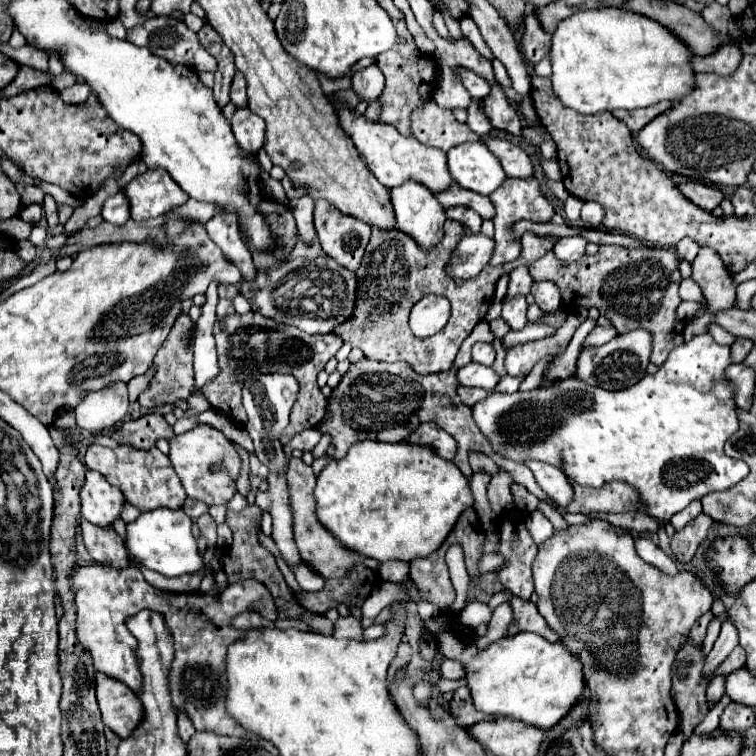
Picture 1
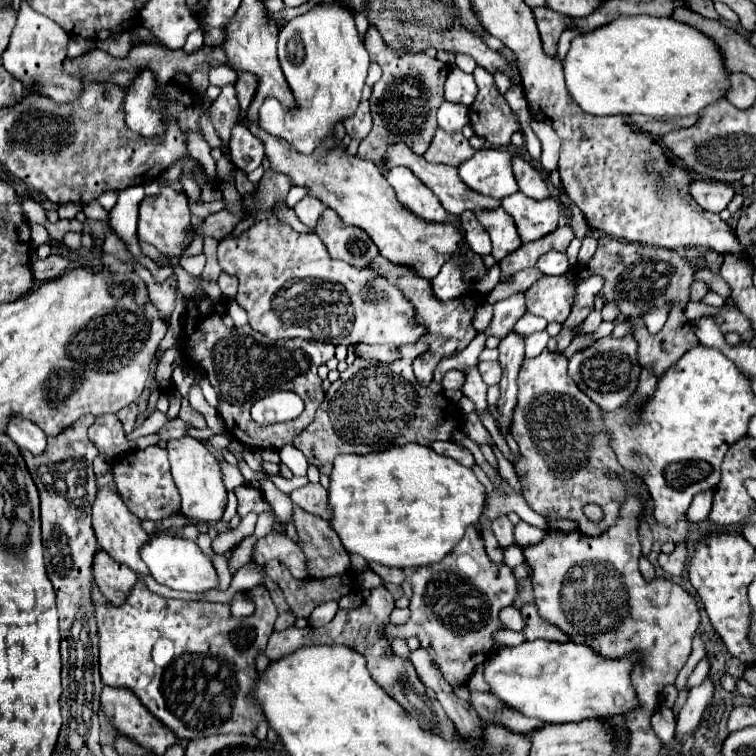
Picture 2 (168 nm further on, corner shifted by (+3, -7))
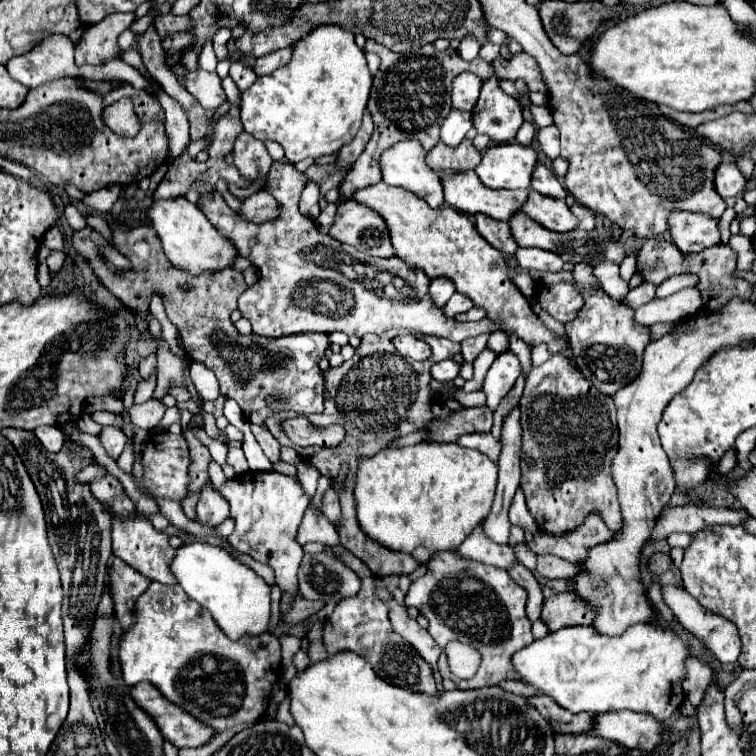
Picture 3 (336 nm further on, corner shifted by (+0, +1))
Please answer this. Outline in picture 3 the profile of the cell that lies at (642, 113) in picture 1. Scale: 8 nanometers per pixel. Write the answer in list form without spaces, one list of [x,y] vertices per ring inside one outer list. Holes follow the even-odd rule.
[[[747,102],[721,104],[721,106],[713,108],[713,110],[705,110],[705,112],[699,112],[699,114],[693,114],[693,112],[679,112],[679,110],[673,110],[673,108],[669,108],[669,106],[659,106],[659,110],[661,110],[663,116],[667,116],[669,120],[681,124],[683,128],[695,128],[695,126],[699,126],[699,124],[703,124],[703,122],[721,118],[721,116],[733,112],[733,110],[739,110],[739,112],[753,112],[751,104],[747,104]]]

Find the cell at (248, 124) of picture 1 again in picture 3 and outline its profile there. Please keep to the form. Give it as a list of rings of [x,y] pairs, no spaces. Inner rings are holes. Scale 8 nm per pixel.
[[[241,132],[235,140],[235,166],[239,168],[241,176],[255,180],[255,178],[265,178],[269,168],[271,168],[271,156],[261,140],[255,140],[251,134]]]

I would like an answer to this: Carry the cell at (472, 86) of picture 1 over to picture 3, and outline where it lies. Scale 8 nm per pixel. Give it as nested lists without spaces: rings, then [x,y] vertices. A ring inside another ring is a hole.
[[[461,72],[453,80],[453,108],[459,110],[473,110],[481,90],[481,78],[477,78],[471,72]]]

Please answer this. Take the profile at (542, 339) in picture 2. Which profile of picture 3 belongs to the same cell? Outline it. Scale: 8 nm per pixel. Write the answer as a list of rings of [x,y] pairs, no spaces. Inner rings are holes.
[[[537,344],[537,346],[531,348],[531,360],[533,360],[533,364],[543,364],[549,356],[551,356],[551,352],[549,352],[547,344]]]

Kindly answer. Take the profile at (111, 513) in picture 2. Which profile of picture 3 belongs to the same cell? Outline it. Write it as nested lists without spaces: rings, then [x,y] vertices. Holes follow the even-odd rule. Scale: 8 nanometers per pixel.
[[[129,514],[129,516],[115,516],[111,520],[111,538],[113,538],[113,554],[119,556],[123,562],[145,574],[149,580],[157,580],[163,584],[177,584],[177,580],[171,576],[167,562],[171,562],[173,548],[169,546],[169,534],[159,532],[153,528],[153,524],[139,514]]]

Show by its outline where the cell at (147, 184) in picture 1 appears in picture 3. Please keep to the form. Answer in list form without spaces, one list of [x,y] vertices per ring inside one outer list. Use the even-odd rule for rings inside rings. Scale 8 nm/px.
[[[183,196],[169,198],[169,200],[153,200],[153,204],[147,210],[147,218],[151,220],[151,228],[157,232],[171,264],[191,274],[227,268],[237,256],[235,248],[231,248],[231,244],[227,244],[227,240],[219,236],[219,232],[213,228],[207,216]]]

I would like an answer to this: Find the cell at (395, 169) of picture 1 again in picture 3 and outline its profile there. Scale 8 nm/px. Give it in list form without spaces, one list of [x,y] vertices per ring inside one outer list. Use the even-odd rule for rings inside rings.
[[[473,170],[441,172],[445,202],[465,214],[485,214],[495,220],[509,220],[527,200],[527,190],[493,190],[485,188]]]

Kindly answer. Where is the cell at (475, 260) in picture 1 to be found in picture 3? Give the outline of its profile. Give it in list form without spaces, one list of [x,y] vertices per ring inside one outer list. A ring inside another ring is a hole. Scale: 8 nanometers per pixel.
[[[435,278],[431,280],[431,286],[429,286],[429,296],[433,300],[435,306],[443,308],[447,304],[447,300],[453,296],[455,292],[455,284],[447,278]]]

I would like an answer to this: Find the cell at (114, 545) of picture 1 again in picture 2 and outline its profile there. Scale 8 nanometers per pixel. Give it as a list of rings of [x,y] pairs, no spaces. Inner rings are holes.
[[[98,550],[98,554],[96,554],[92,570],[94,570],[94,580],[100,588],[100,592],[112,606],[124,604],[124,598],[128,598],[128,592],[138,582],[136,572],[132,572],[124,564],[116,564],[116,560],[112,560],[102,550]]]

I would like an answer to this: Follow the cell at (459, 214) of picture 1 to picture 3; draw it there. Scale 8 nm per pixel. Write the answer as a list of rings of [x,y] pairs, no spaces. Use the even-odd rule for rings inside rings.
[[[475,214],[475,226],[477,226],[479,234],[499,252],[513,254],[517,250],[517,244],[515,244],[515,240],[511,240],[511,234],[509,234],[509,228],[505,222],[491,220],[489,216],[483,216],[483,214]]]

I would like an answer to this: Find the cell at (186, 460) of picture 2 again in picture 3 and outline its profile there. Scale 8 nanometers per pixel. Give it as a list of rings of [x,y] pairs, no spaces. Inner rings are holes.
[[[205,484],[199,492],[197,502],[197,520],[201,524],[219,526],[229,516],[227,500],[213,488],[213,484]]]

